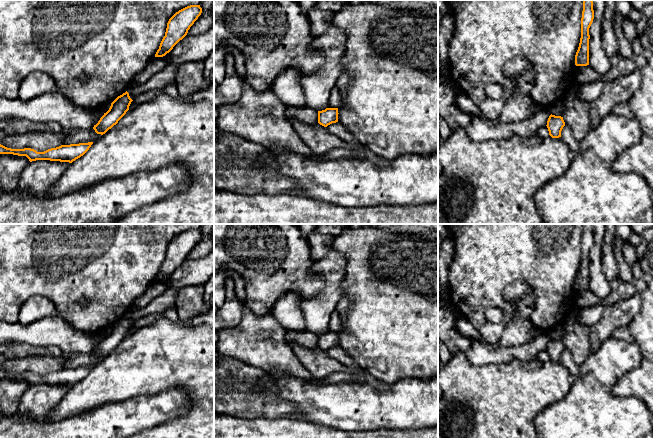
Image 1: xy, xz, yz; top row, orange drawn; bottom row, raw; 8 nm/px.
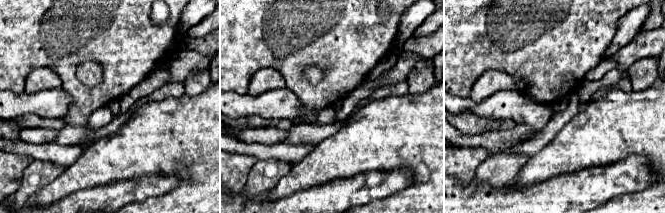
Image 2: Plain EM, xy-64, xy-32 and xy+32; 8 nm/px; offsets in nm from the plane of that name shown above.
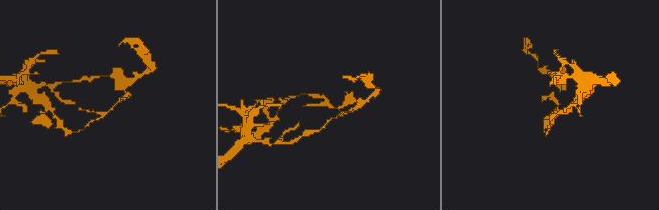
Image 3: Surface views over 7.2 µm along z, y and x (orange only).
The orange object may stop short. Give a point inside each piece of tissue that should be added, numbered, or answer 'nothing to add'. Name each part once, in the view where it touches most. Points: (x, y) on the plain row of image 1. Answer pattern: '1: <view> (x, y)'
nothing to add

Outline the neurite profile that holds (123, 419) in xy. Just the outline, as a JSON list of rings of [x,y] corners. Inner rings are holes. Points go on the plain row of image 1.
[[[181,387],[155,395],[140,395],[122,402],[108,403],[60,421],[46,421],[16,412],[5,416],[0,412],[0,438],[128,438],[166,421],[188,415],[190,400]]]

